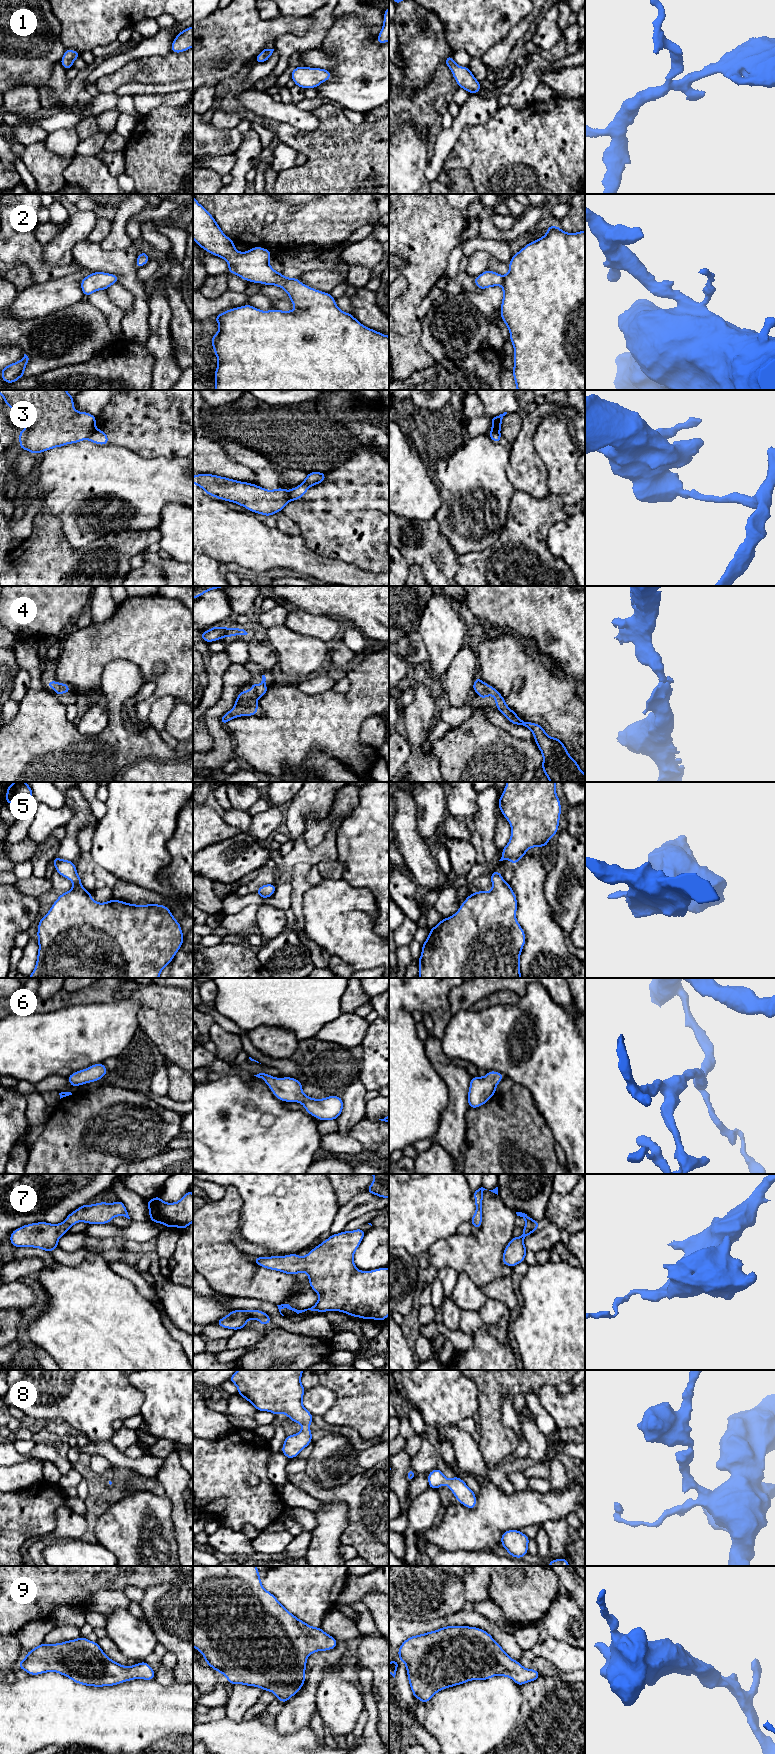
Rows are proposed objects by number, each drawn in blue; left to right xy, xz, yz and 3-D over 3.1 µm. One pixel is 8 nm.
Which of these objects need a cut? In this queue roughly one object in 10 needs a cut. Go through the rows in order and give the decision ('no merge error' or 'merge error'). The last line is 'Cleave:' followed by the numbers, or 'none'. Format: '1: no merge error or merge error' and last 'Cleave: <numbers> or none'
1: no merge error
2: no merge error
3: merge error
4: no merge error
5: no merge error
6: no merge error
7: no merge error
8: no merge error
9: no merge error
Cleave: 3

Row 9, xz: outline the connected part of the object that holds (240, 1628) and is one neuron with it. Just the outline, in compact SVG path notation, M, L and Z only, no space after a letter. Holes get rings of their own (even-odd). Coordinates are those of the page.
M193 1566L193 1647L205 1658L211 1668L226 1676L232 1685L242 1684L254 1686L275 1694L284 1704L296 1695L305 1683L306 1663L309 1655L317 1651L327 1651L336 1648L337 1640L324 1632L321 1627L312 1627L290 1613L278 1599L263 1588L259 1570L256 1566Z

